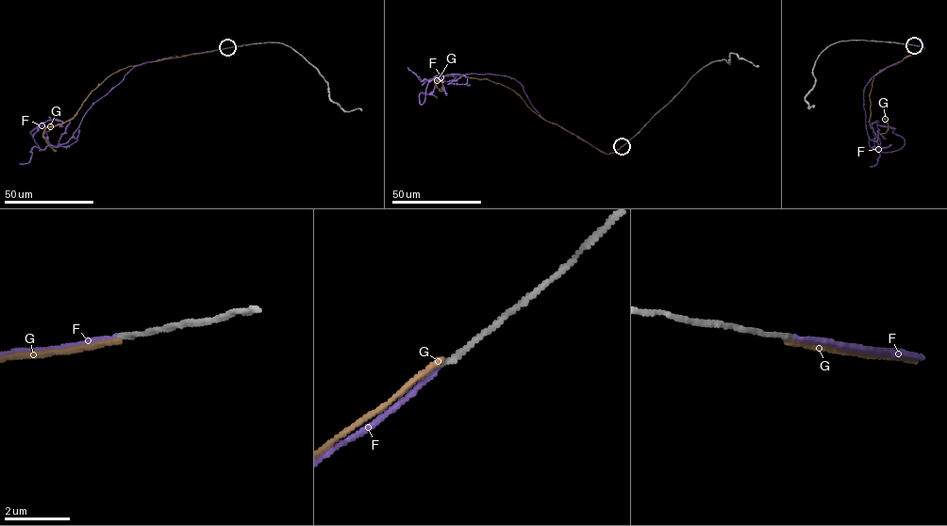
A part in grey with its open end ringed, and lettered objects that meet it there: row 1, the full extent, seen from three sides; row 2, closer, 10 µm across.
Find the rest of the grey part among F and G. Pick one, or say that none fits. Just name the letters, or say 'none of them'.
F

